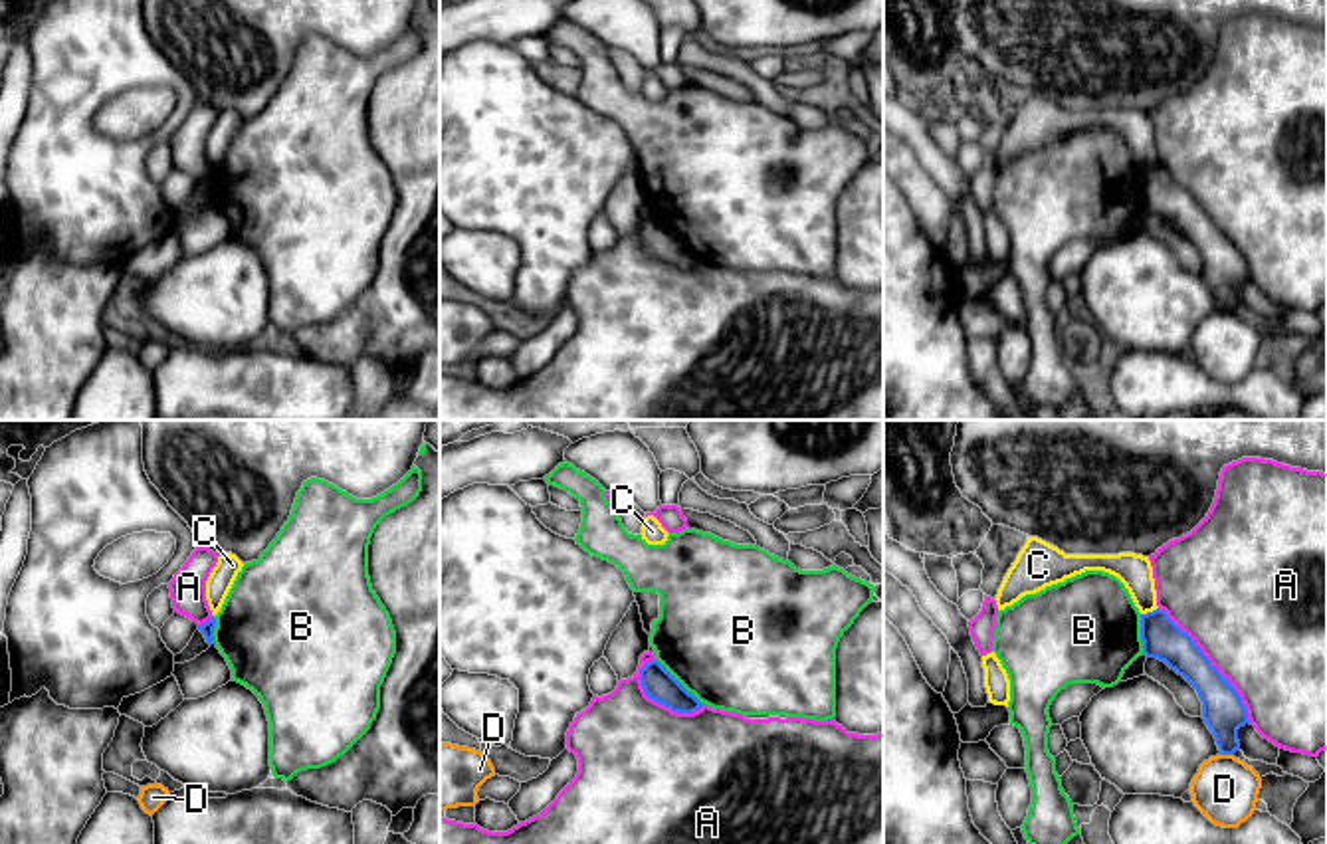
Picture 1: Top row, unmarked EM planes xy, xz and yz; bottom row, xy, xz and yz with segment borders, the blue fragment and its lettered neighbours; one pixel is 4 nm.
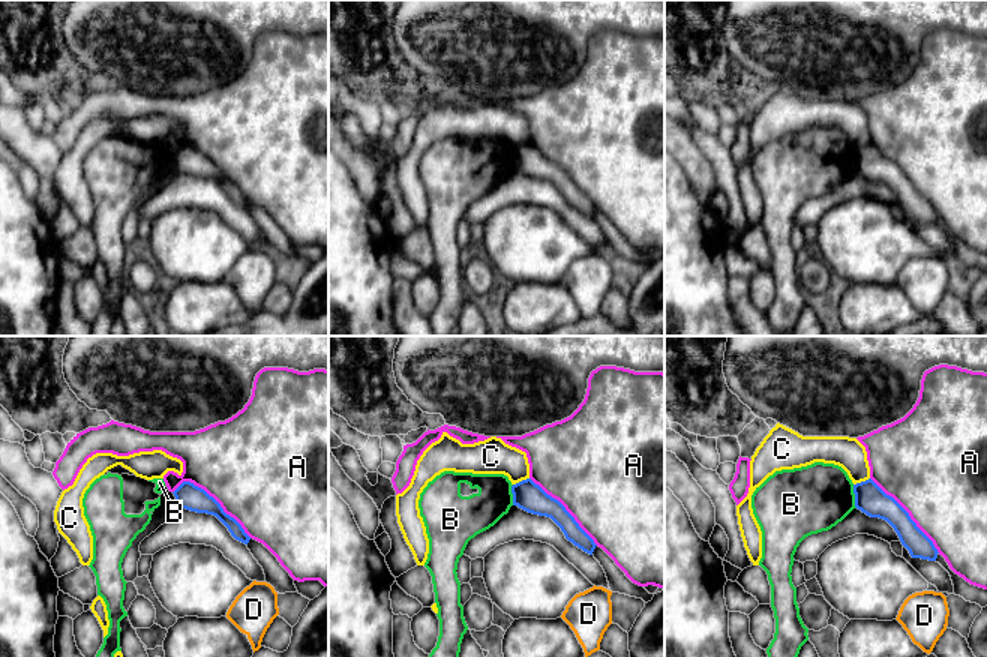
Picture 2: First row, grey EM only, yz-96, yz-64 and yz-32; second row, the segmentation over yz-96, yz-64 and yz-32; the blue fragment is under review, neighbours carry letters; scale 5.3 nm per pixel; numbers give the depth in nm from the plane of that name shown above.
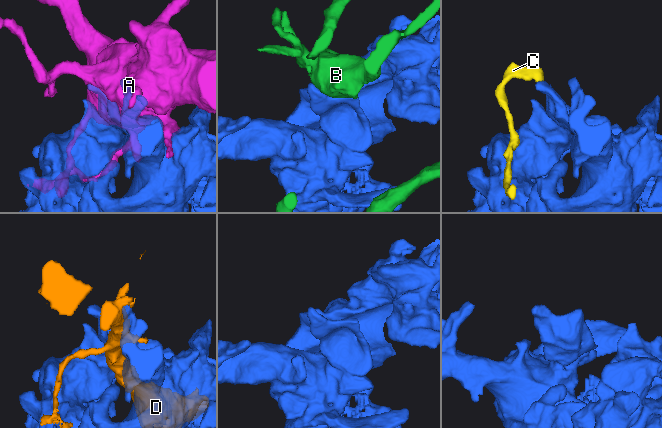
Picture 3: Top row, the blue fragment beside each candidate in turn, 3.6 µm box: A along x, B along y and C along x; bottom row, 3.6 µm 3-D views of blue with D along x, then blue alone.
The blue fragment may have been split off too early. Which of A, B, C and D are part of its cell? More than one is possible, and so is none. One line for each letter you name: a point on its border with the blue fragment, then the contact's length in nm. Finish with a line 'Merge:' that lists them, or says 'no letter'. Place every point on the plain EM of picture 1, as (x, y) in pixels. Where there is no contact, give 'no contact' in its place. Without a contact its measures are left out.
Merge: no letter

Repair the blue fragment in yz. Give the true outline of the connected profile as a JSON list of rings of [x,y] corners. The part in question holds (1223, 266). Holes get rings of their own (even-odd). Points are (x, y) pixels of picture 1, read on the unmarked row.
[[[1161,164],[1141,170],[1141,196],[1147,214],[1165,218],[1196,246],[1202,275],[1212,287],[1220,311],[1234,311],[1240,305],[1238,285],[1250,279],[1248,265],[1234,242]]]

